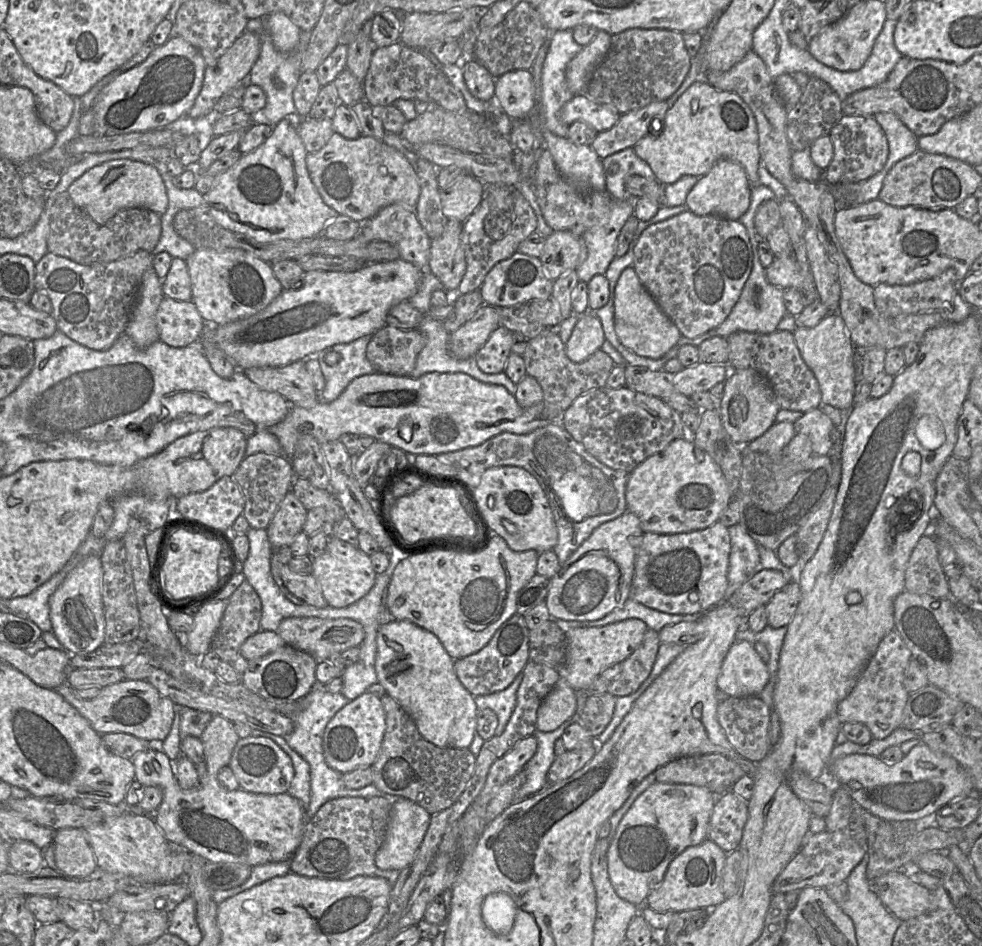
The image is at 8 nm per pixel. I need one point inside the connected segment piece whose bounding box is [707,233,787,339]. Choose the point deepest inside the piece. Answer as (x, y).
(759, 309)

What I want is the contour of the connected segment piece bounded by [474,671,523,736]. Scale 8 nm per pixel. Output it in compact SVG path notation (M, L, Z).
M523 671L520 672L514 681L504 690L488 695L474 696L478 710L484 708L492 709L498 717L498 725L495 735L500 736L516 706L516 695L519 685L523 679Z

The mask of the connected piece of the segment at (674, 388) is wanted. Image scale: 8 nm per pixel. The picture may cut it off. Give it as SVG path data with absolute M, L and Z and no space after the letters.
M699 362L677 373L650 371L646 367L625 366L625 386L636 392L660 399L673 394L690 398L697 392L709 392L718 383L724 383L729 375L727 365Z

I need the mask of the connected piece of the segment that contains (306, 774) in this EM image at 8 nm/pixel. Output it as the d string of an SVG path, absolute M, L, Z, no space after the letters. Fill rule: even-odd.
M252 730L251 736L273 740L291 758L294 778L287 793L300 801L306 813L310 803L310 766L307 761L294 751L282 736L260 730Z

